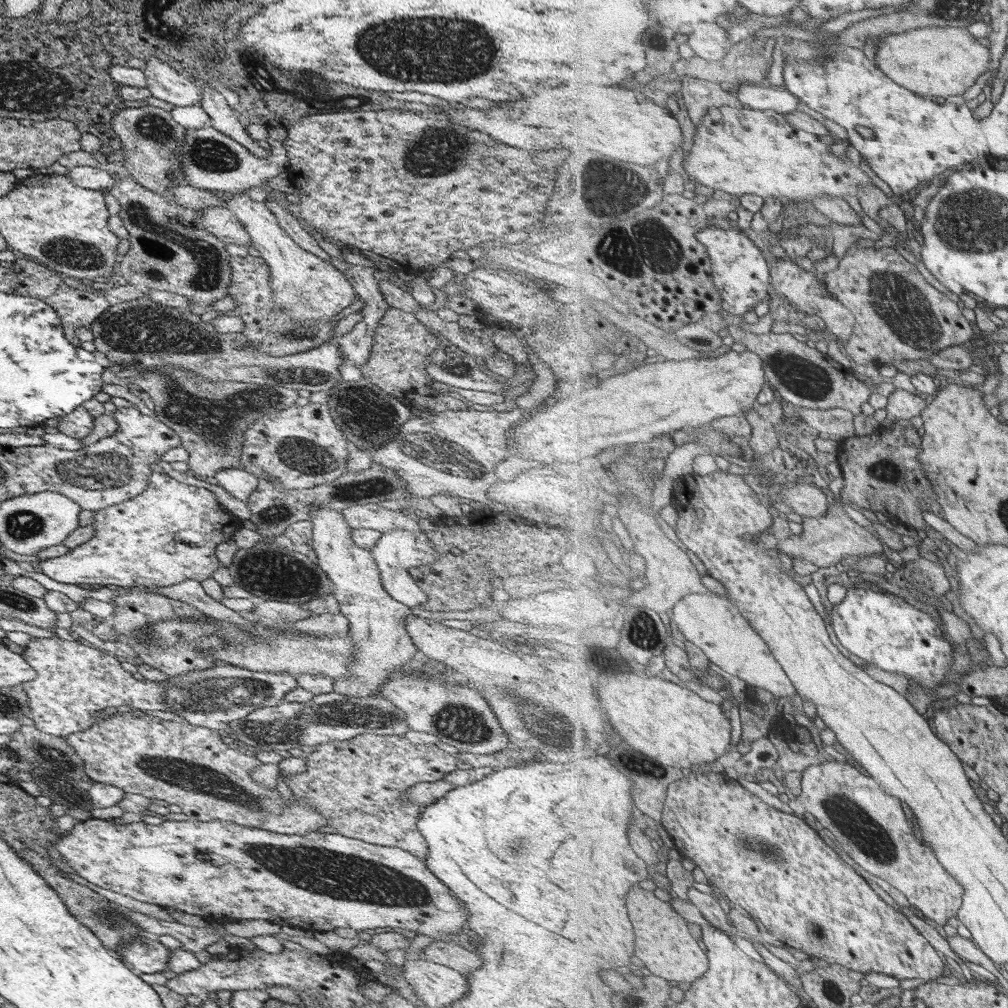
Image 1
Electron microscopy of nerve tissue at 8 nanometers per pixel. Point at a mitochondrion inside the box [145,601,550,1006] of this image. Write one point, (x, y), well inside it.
(324, 871)

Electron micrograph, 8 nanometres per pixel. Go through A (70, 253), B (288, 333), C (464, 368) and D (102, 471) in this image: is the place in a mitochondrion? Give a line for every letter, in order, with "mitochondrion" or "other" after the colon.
A: mitochondrion
B: mitochondrion
C: other
D: mitochondrion

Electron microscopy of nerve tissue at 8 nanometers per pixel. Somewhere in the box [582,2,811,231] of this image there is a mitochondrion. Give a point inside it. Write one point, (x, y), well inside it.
(627, 199)

